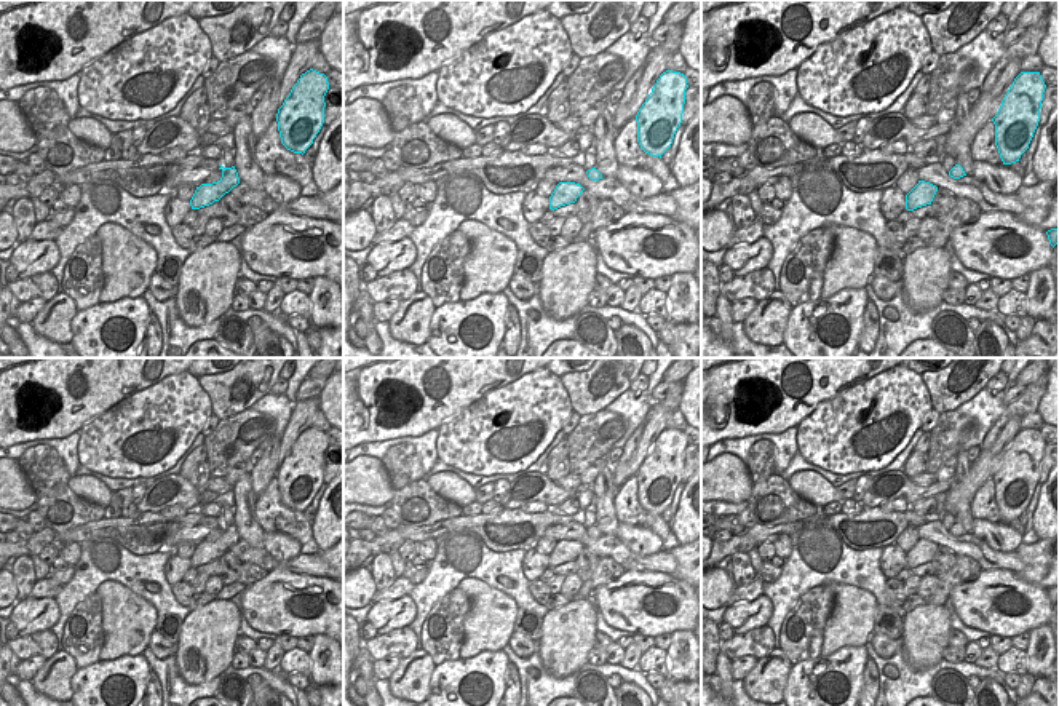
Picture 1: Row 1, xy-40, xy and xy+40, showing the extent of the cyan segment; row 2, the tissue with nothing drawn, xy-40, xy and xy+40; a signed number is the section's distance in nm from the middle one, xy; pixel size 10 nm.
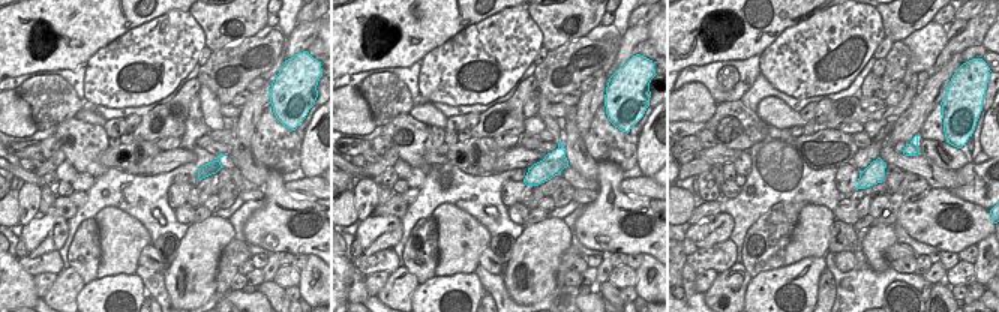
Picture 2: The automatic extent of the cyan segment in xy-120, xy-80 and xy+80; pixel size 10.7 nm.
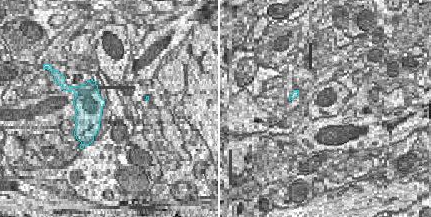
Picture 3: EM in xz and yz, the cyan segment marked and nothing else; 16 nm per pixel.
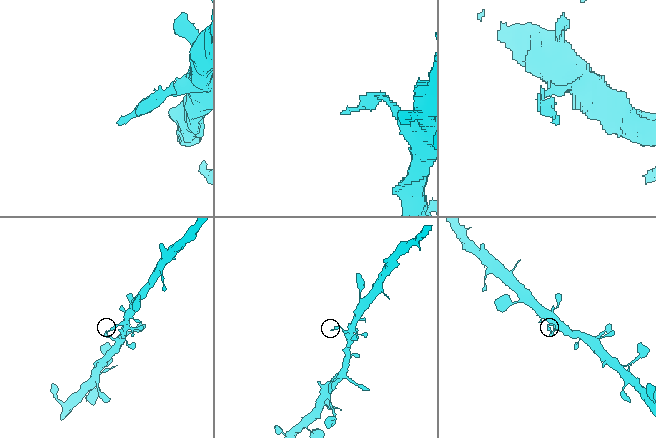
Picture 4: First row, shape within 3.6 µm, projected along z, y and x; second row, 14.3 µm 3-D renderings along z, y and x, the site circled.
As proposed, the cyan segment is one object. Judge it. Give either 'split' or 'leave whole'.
split

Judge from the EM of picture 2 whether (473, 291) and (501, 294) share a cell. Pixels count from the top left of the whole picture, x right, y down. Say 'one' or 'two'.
two

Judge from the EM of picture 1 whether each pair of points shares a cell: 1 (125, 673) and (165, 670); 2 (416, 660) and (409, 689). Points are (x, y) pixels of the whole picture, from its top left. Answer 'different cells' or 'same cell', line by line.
1: different cells
2: same cell

